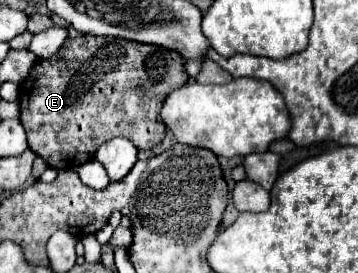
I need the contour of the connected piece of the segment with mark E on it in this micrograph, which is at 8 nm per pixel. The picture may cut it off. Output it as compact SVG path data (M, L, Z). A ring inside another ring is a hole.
M85 35L79 39L79 47L81 51L73 49L71 43L69 45L63 45L53 57L49 59L39 59L35 63L35 67L31 69L29 77L19 85L19 103L21 103L21 123L27 131L27 143L31 147L33 153L37 153L39 157L43 157L47 161L49 167L53 169L73 169L73 165L83 165L91 159L95 159L95 151L101 143L113 139L113 137L125 137L129 139L137 149L153 149L155 145L159 145L165 137L165 123L161 121L161 105L165 101L165 97L173 91L173 89L179 89L181 85L187 83L189 75L185 71L185 59L175 53L175 51L169 51L169 49L161 49L157 45L145 45L145 43L137 43L137 41L127 41L127 39L113 39L113 37L93 37L93 35ZM61 59L67 59L69 61L69 67L67 69L59 69L59 61Z

